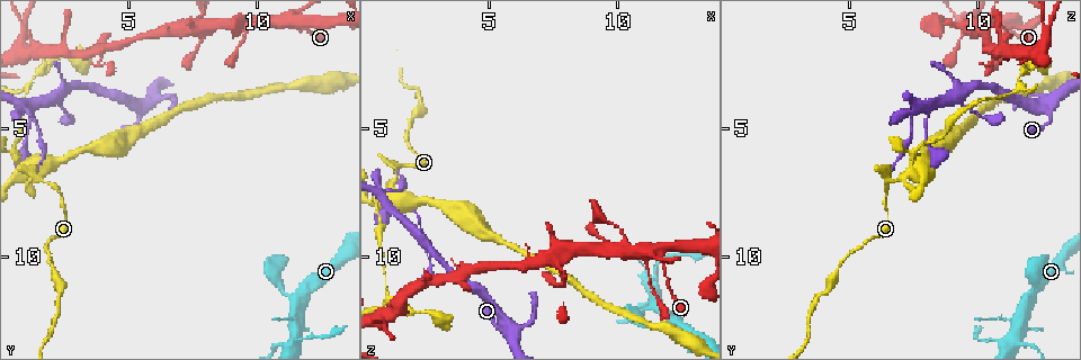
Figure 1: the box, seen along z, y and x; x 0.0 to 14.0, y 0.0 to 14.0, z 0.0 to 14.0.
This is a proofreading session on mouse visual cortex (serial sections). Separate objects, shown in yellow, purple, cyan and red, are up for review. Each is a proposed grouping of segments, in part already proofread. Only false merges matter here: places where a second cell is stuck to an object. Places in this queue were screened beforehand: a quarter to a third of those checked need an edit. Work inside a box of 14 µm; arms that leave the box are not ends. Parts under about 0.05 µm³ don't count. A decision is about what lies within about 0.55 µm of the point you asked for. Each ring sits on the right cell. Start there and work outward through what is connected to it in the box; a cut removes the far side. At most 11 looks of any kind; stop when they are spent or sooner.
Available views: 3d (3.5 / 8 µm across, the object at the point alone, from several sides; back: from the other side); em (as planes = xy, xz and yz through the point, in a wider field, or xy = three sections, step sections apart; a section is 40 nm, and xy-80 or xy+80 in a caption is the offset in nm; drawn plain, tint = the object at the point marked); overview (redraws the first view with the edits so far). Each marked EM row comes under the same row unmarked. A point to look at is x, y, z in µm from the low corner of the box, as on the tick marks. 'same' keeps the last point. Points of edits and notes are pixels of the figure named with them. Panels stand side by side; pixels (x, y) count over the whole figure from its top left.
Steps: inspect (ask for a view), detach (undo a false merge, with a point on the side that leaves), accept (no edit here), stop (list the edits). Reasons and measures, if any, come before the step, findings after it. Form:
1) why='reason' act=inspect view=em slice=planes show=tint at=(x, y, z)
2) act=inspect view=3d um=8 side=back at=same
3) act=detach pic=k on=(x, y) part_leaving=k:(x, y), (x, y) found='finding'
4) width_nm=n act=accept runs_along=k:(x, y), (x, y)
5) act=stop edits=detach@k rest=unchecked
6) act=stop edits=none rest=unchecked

why='three arms meet' act=inspect view=3d um=3.5 at=(3.8, 1.9, 10.6)

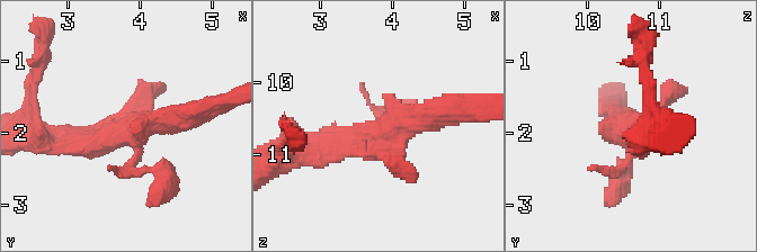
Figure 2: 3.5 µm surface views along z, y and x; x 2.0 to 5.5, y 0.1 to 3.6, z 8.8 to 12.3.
why='now the EM' act=inspect view=em slice=xy step=2 show=tint at=(3.90, 1.90, 10.70)

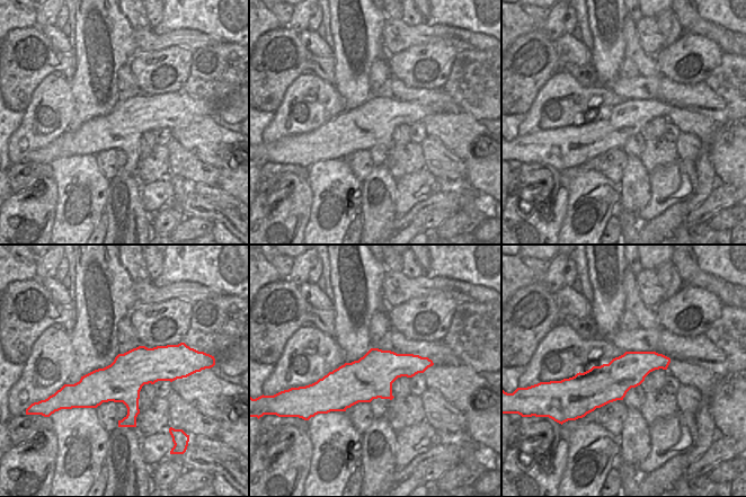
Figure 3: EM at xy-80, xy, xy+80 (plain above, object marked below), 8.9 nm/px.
act=detach pic=2 on=(611, 197) part_leaving=2:(626, 160), (608, 205) found='a second cell is stuck on'

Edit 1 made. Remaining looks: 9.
why='three arms meet' act=inspect view=3d um=8 at=(0.9, 1.1, 12.6)

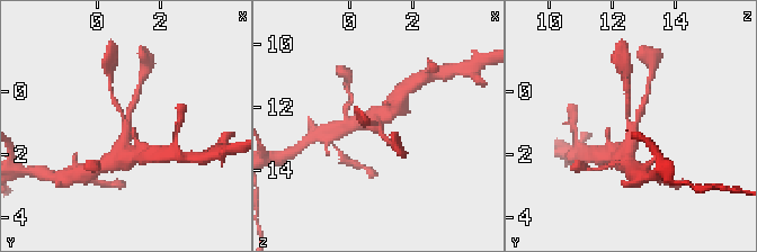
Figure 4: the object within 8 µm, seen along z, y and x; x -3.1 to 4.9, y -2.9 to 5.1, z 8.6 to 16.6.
why='zoom in' act=inspect view=3d um=3.5 at=(0.9, 1.1, 12.6)

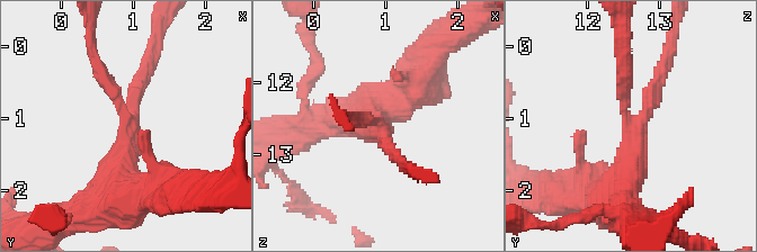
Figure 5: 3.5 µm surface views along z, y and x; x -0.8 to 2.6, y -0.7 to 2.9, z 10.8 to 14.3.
arms=3 arm_widths_nm=200,200,400 act=inspect view=em slice=planes show=tint at=(0.95, 1.15, 12.70)

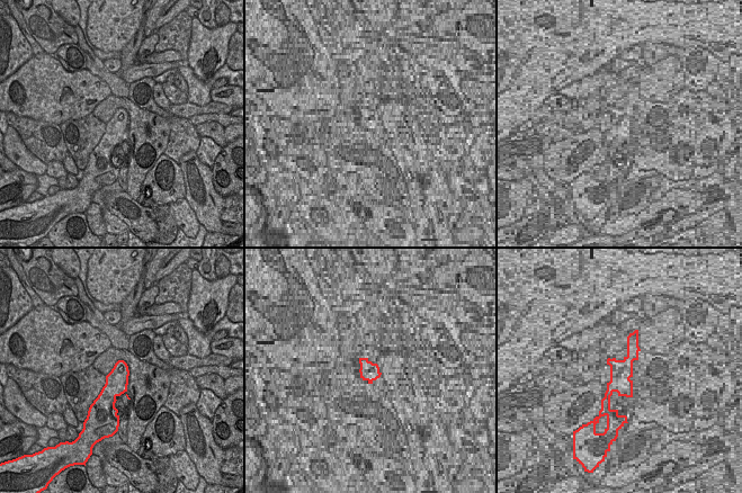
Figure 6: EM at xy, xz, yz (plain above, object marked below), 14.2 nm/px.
width_nm=320 act=accept runs_along=5:(104, 194), (128, 138), (145, 62) found='all the same cell'

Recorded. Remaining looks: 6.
why='sudden change in width' act=inspect view=3d um=8 side=back at=(0.8, 4.1, 7.7)

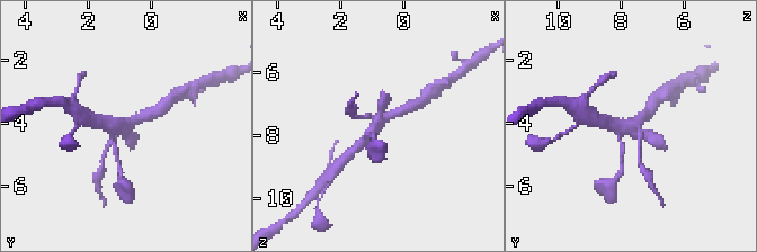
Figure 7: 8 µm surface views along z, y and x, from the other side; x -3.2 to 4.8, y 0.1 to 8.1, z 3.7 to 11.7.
why='closer look' act=inspect view=3d um=3.5 at=(0.8, 4.1, 7.6)

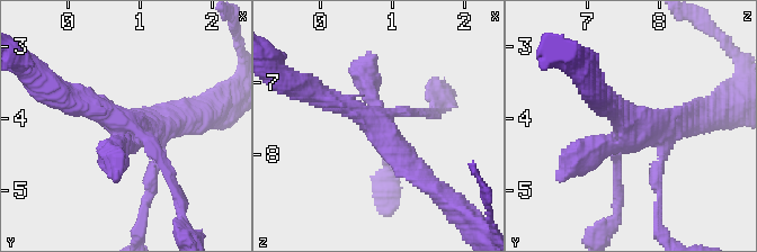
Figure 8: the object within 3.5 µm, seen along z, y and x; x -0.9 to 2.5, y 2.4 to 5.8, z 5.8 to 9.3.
arms=4 arm_widths_nm=150,250,300,350 why='need the tissue' act=inspect view=em slice=xy step=2 show=tint at=(0.85, 4.15, 7.65)

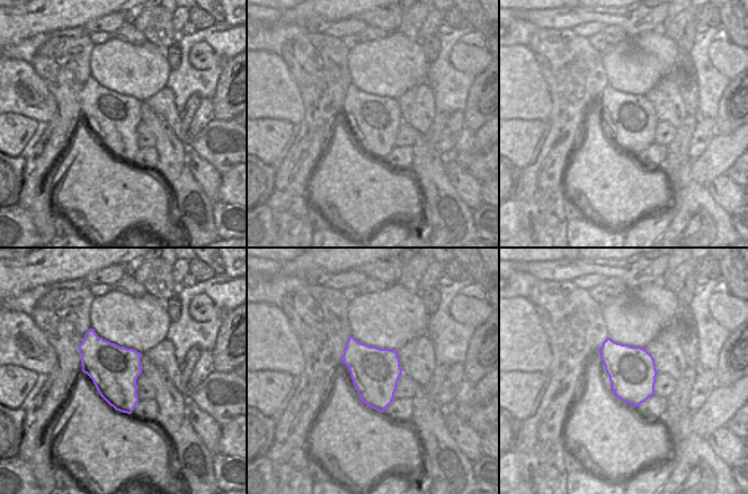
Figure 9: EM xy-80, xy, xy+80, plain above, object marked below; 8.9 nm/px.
act=detach pic=8 on=(167, 168) part_leaving=8:(135, 126), (163, 160), (184, 223) found='a second cell is stuck on'

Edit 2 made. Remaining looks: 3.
why='sudden change in width' act=inspect view=3d um=3.5 side=back at=(11.5, 13.1, 10.6)

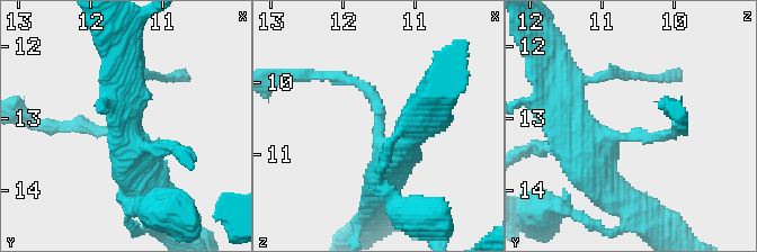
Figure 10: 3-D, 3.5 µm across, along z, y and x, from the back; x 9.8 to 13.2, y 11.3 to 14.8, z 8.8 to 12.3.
arm_widths_nm=150,400 why='need the tissue' act=inspect view=em slice=xy step=3 show=tint at=(11.50, 13.25, 10.50)

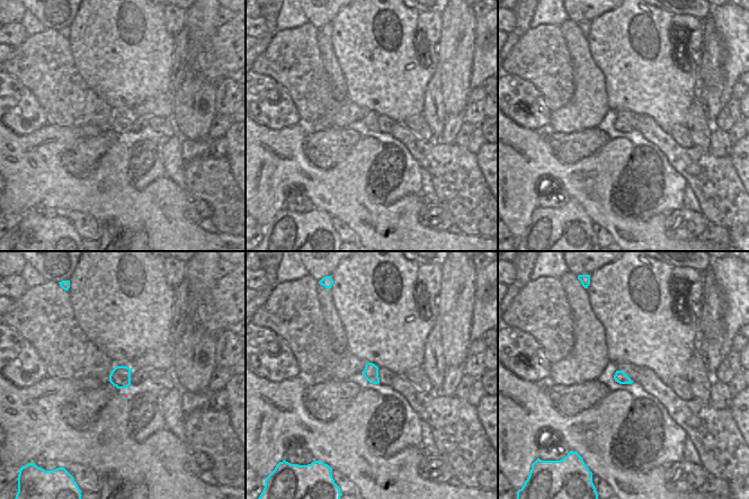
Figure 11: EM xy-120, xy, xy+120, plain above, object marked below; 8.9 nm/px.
act=accept runs_along=10:(379, 188), (372, 92), (334, 78) found='all the same cell'

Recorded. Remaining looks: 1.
act=stop edits=detach@2,detach@8 rest=unchecked

